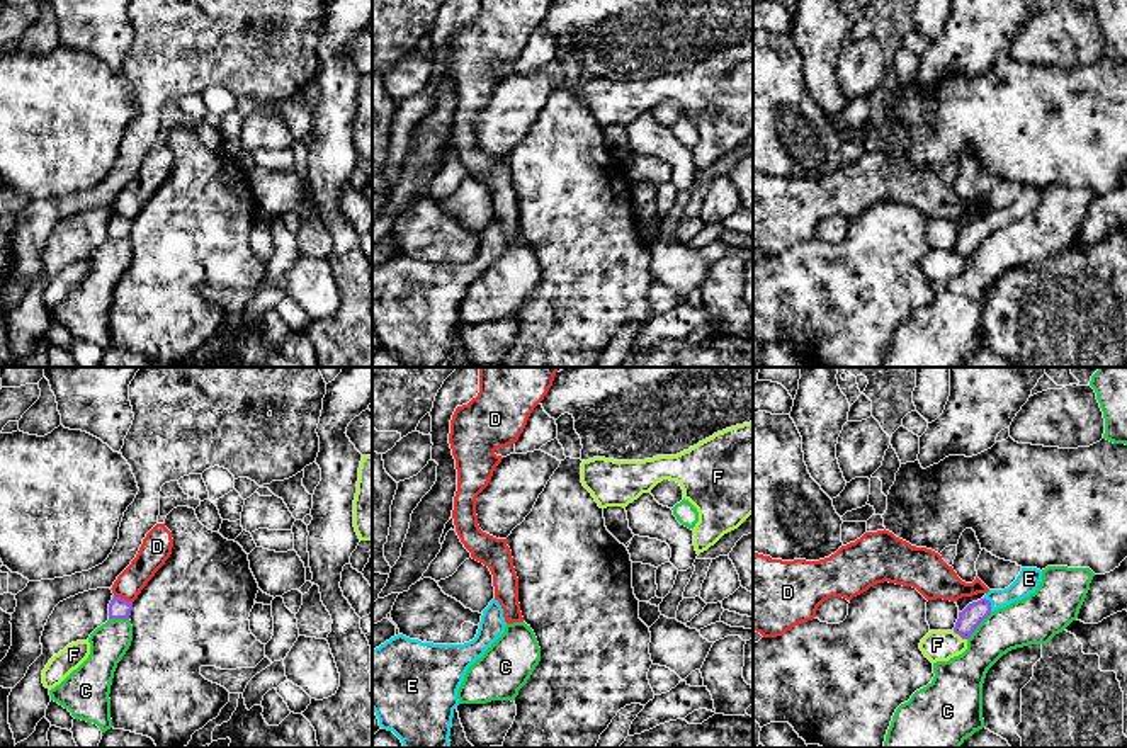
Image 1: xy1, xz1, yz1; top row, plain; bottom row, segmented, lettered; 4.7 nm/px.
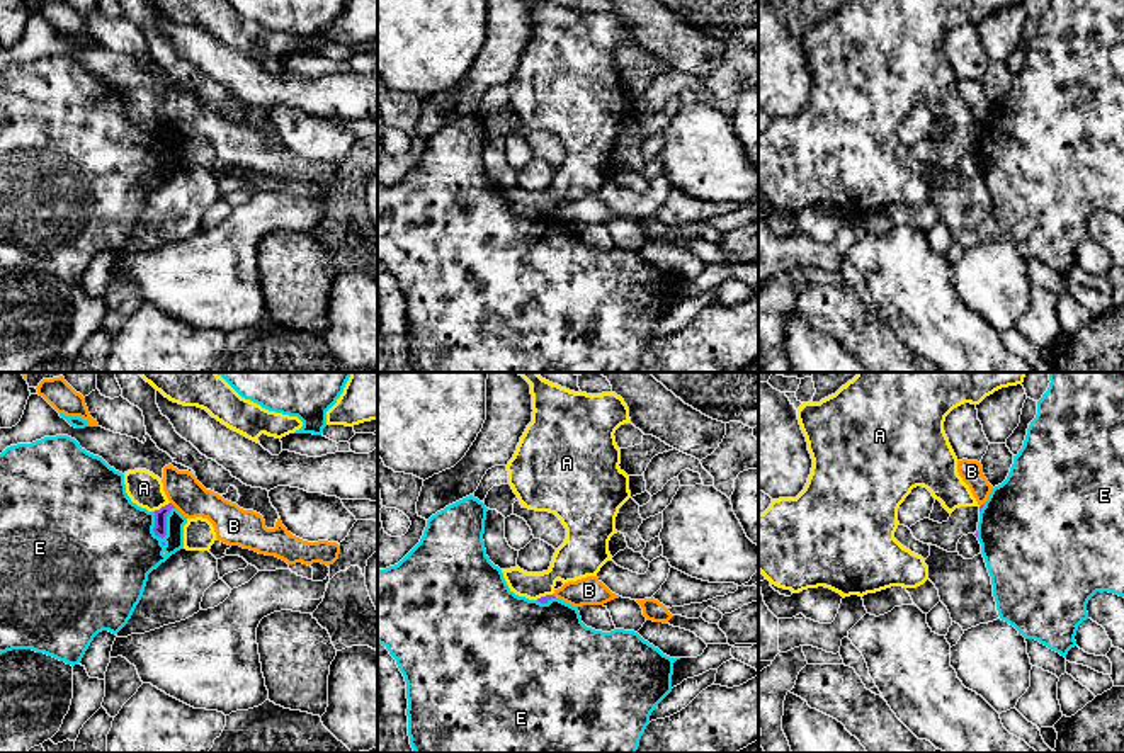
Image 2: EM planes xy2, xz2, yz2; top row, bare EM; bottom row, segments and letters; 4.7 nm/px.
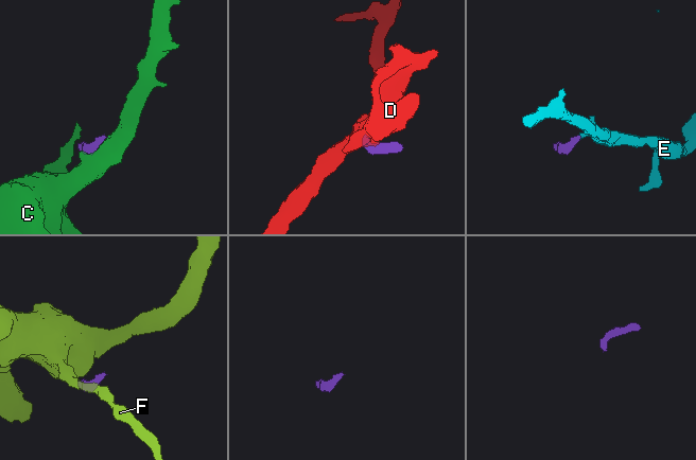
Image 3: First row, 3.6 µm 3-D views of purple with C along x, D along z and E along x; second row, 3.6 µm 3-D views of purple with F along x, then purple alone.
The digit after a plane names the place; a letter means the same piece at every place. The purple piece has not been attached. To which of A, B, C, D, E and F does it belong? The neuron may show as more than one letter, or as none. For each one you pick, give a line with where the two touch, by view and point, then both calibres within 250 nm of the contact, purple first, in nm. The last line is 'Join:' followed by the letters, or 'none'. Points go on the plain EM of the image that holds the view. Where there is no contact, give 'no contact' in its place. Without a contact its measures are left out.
E: contact xy2 (165, 147); calibres 60 and 380 nm
Join: E

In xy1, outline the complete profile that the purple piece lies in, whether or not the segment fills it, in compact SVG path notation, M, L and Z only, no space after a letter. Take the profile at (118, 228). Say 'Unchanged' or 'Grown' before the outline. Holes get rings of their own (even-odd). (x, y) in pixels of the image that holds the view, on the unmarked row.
Unchanged. M114 216L109 223L109 238L129 238L133 230L133 221L121 216Z

